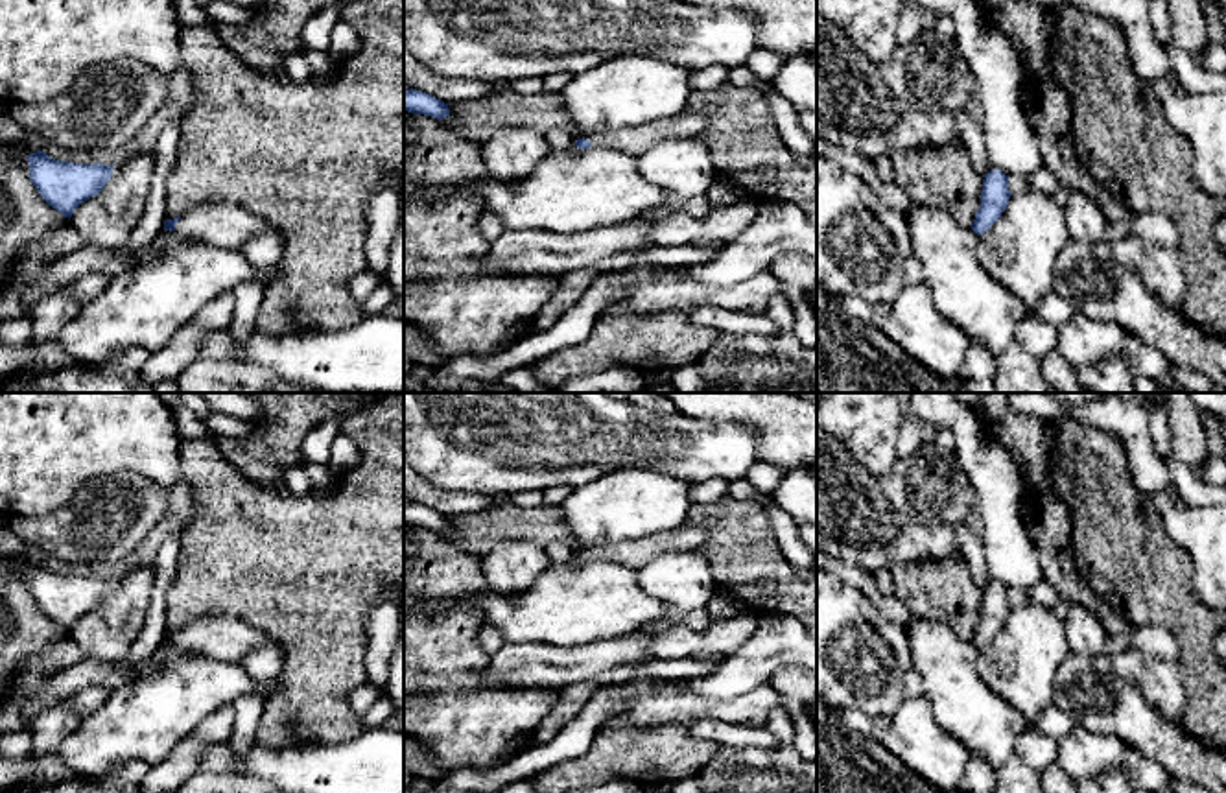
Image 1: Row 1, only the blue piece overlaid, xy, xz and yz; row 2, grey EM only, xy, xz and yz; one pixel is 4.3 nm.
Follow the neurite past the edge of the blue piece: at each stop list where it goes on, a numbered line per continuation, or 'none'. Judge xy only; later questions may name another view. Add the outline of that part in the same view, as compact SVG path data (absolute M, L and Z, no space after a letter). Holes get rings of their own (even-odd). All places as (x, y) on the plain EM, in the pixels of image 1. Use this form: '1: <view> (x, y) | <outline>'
1: xy (225, 639) | M199 616L188 621L175 638L175 645L199 651L212 658L240 664L256 645L273 642L256 627L227 616Z

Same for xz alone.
1: xz (635, 554) | M688 518L677 529L654 533L640 540L623 540L588 550L595 561L618 562L629 568L643 568L658 555L677 550L697 550L706 539L706 524Z

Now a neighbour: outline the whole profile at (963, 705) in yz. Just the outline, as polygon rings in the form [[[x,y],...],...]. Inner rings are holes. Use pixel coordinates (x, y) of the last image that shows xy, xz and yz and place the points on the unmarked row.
[[[914,614],[905,633],[911,668],[922,679],[922,695],[937,725],[996,771],[1003,767],[1016,752],[1027,721],[979,675],[975,644],[962,640],[946,620]]]

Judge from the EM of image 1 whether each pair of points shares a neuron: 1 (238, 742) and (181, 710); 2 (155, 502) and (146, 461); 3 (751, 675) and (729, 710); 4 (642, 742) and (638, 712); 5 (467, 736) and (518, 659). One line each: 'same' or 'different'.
1: different
2: different
3: different
4: different
5: different

